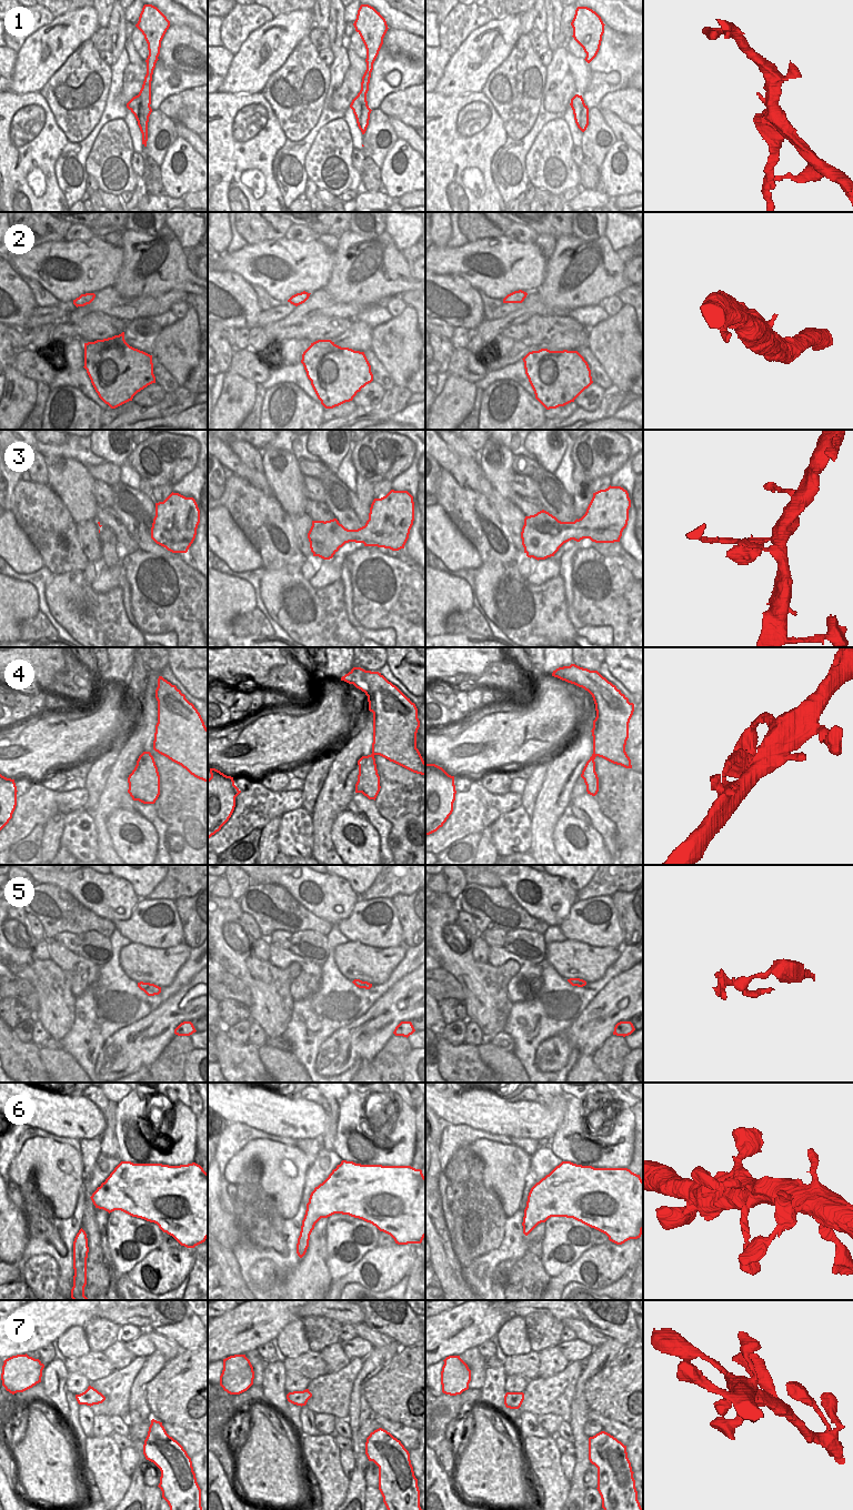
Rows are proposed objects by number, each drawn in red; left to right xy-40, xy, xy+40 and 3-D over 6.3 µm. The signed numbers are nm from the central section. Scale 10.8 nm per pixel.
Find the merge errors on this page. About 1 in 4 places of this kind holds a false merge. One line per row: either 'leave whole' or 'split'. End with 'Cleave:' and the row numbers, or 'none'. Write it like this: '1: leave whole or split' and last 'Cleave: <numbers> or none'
1: split
2: leave whole
3: leave whole
4: leave whole
5: leave whole
6: leave whole
7: leave whole
Cleave: 1

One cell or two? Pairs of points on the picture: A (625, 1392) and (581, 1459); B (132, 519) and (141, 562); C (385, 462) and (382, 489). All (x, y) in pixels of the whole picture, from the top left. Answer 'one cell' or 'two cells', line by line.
A: two cells
B: one cell
C: two cells

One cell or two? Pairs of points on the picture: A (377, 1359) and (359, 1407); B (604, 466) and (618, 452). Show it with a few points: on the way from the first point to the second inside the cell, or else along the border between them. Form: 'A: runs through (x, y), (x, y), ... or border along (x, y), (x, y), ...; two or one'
A: runs through (367, 1371), (359, 1381), (359, 1395); one
B: runs through (606, 463), (614, 455); one

